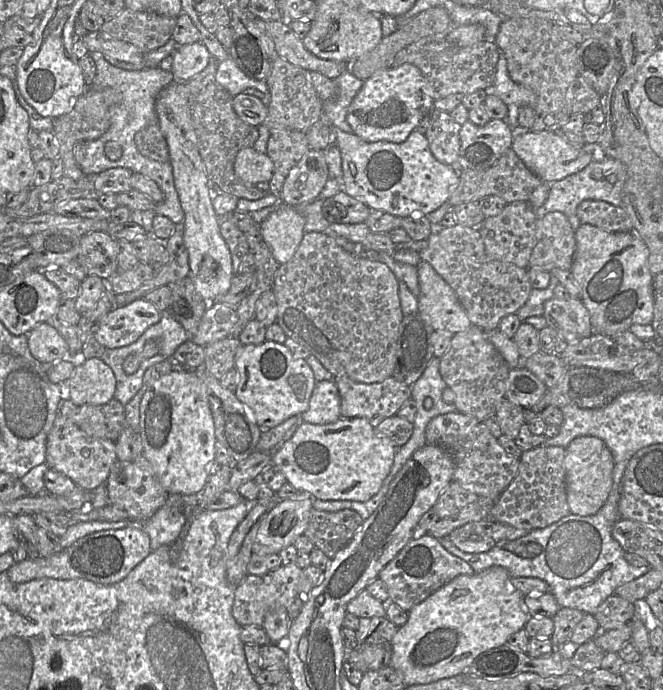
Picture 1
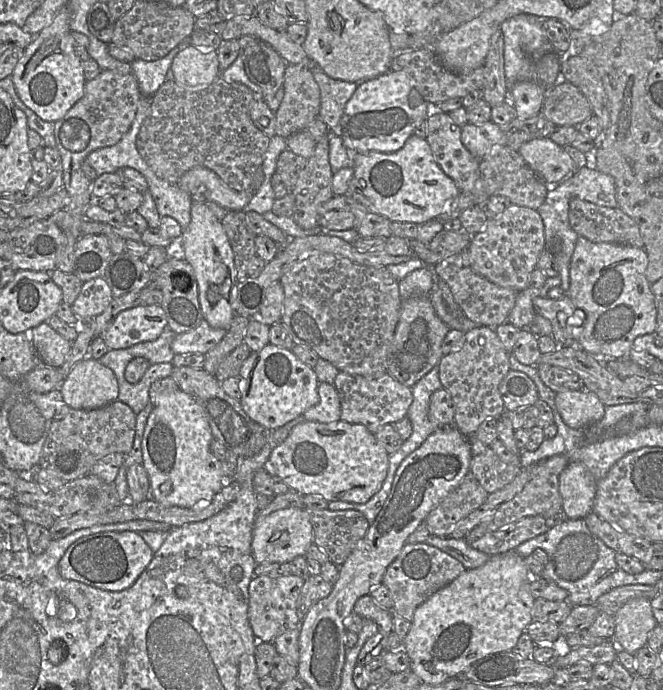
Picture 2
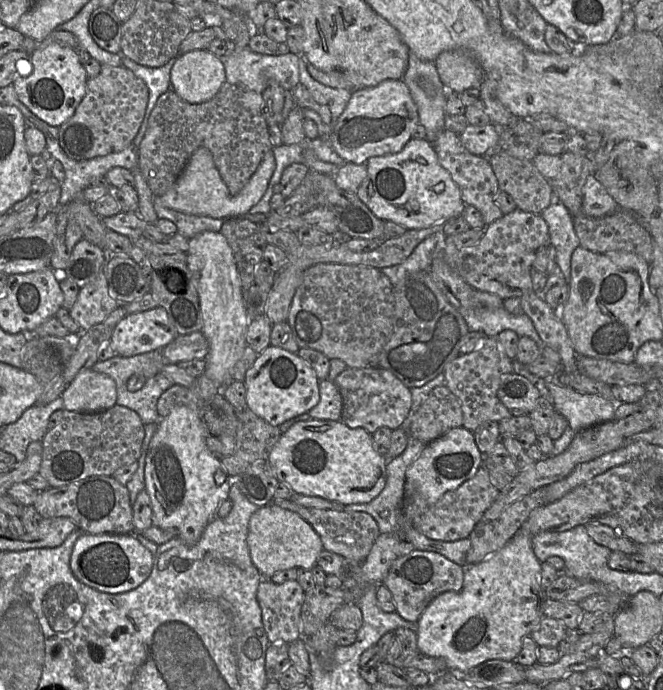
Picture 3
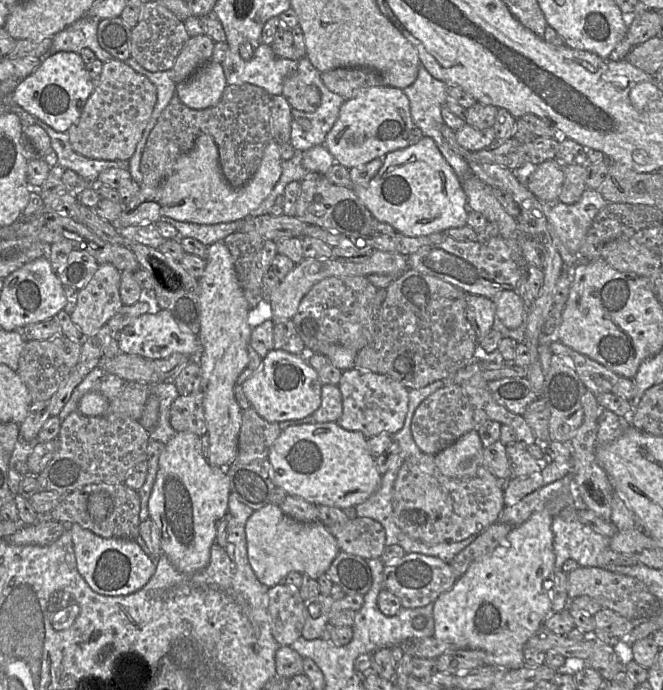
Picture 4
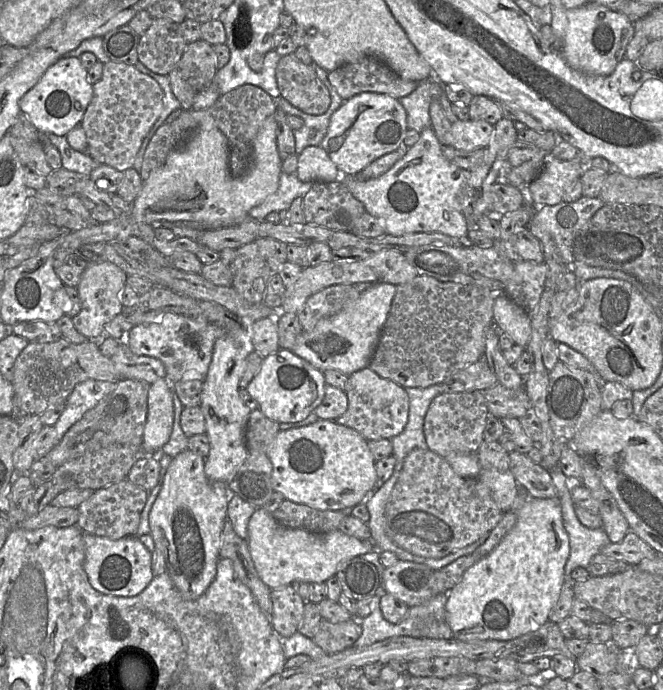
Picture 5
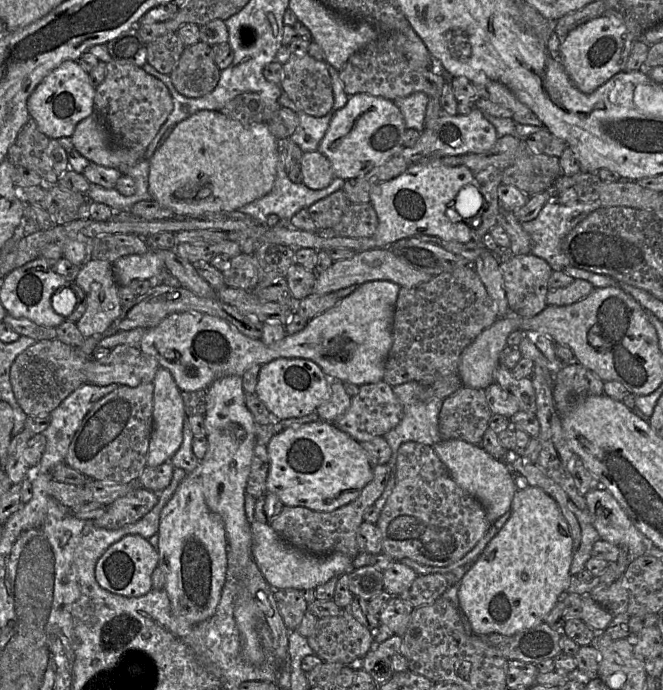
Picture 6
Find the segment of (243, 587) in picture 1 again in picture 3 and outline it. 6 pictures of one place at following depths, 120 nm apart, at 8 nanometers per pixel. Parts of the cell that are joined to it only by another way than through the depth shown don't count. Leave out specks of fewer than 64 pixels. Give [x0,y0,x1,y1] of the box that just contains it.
[257,577,304,644]

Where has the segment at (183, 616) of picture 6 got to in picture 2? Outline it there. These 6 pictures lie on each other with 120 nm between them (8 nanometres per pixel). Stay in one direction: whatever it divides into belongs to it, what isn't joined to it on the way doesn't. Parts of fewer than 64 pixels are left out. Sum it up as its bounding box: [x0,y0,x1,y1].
[142,388,226,508]

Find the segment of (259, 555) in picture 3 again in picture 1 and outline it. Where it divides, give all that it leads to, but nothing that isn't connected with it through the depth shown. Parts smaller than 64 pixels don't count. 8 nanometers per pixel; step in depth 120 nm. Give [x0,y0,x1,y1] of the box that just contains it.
[253,499,313,555]

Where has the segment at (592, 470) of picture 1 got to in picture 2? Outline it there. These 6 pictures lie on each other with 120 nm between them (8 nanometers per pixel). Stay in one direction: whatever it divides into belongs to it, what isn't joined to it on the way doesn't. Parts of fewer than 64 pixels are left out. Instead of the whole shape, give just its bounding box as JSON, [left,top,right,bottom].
[559,461,597,519]

